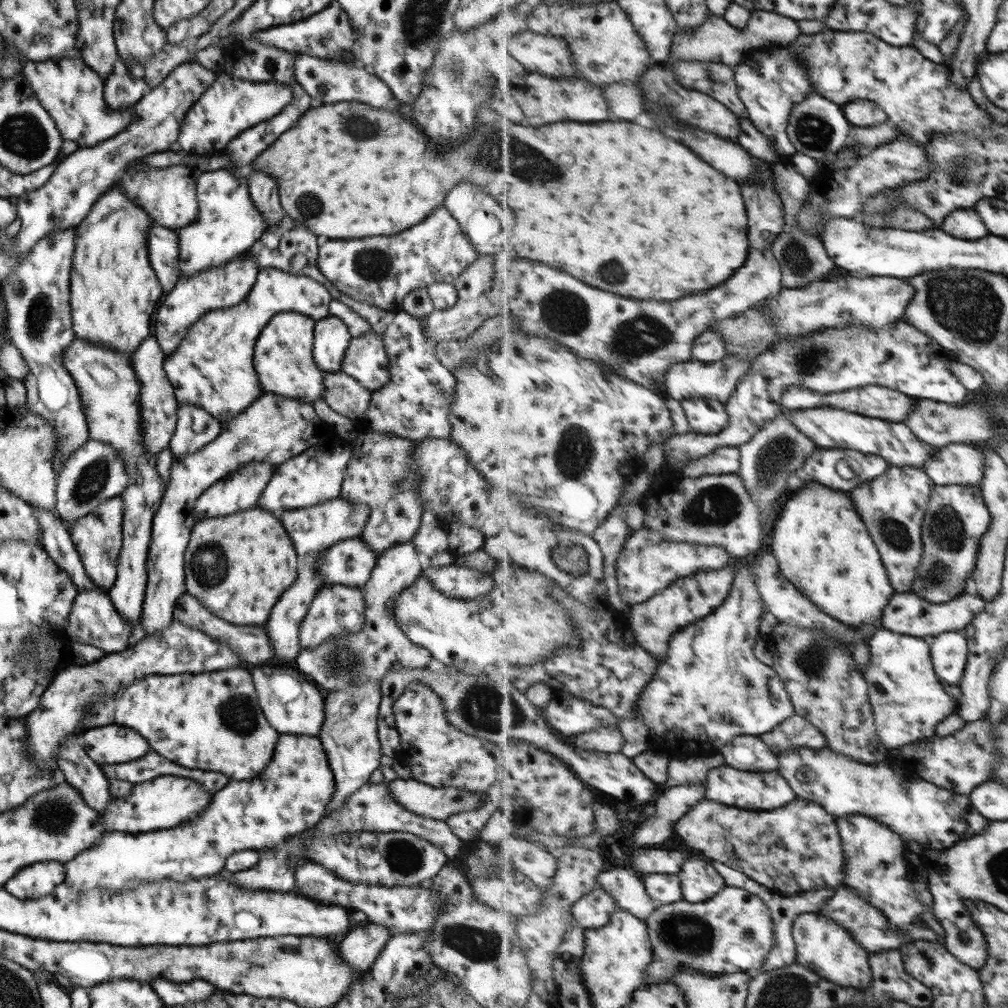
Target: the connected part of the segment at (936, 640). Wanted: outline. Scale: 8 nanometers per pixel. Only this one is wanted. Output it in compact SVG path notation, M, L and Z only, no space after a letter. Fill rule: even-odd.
M955 632L930 638L933 664L941 680L949 685L959 685L968 665L968 638Z

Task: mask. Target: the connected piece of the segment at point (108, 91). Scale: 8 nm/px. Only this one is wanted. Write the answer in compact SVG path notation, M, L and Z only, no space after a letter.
M120 67L104 76L102 81L104 101L111 110L125 110L128 106L133 106L148 90L143 77L133 78Z

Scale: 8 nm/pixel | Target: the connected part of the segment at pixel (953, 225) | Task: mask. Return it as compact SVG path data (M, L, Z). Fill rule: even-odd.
M973 208L955 210L941 228L955 238L971 241L985 238L991 233L979 213Z

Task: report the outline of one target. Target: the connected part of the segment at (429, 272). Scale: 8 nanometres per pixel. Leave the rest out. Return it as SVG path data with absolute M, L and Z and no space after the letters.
M437 206L423 222L389 238L359 238L349 242L320 240L316 265L319 272L339 291L385 311L401 310L403 297L412 290L433 283L451 284L478 252L461 232L460 226L443 208Z

